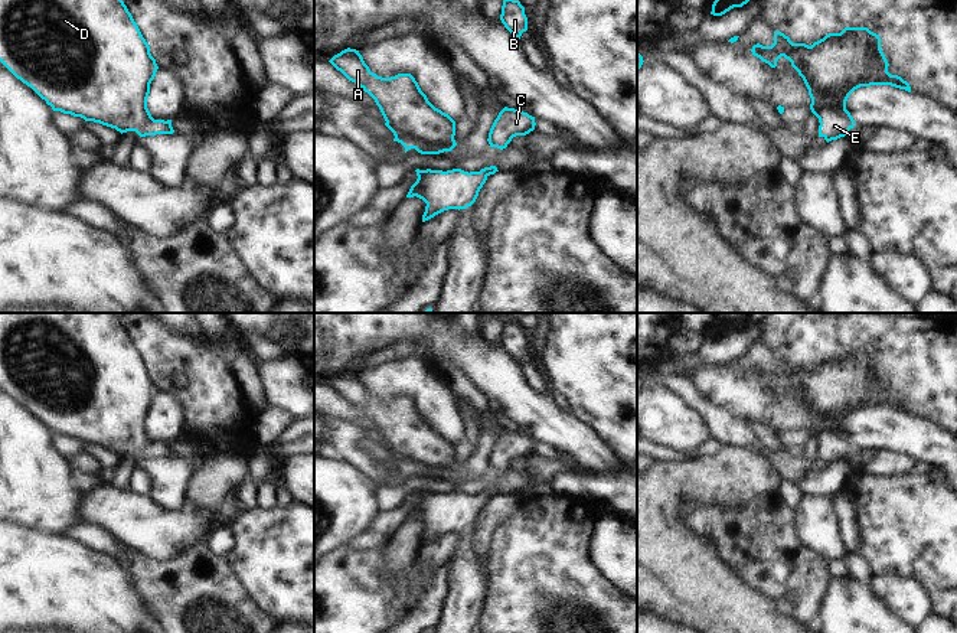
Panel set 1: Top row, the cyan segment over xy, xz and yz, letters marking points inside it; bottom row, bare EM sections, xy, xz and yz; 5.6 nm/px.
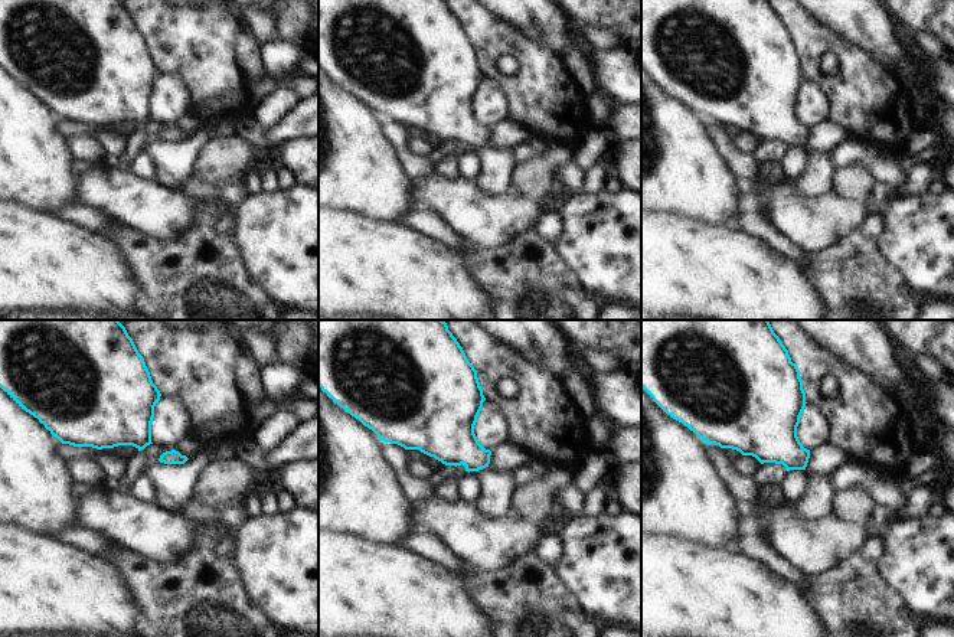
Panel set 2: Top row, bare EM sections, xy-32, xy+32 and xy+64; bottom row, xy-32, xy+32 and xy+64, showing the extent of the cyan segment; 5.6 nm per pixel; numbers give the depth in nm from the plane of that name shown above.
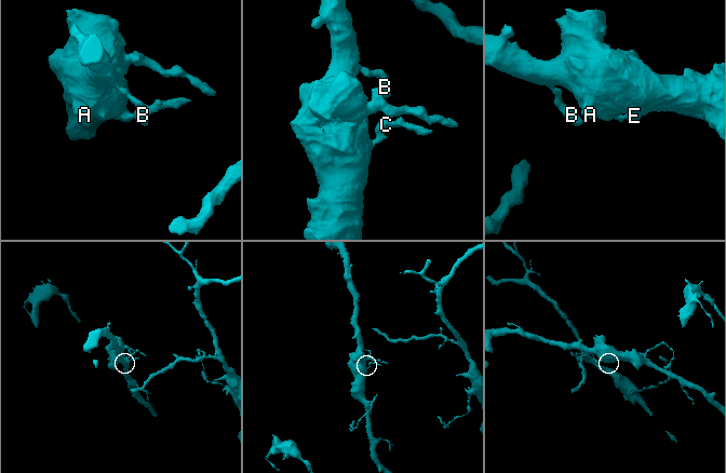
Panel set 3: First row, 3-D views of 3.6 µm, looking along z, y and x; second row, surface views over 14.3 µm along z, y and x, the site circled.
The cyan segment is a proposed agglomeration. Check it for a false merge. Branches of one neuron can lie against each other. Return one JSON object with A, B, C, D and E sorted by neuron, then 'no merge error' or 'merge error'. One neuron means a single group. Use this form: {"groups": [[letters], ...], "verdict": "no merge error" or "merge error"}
{"groups": [["A", "B", "C", "D", "E"]], "verdict": "no merge error"}

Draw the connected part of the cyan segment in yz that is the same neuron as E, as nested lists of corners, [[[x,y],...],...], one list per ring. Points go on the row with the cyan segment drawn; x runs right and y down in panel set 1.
[[[845,27],[811,46],[793,43],[784,33],[774,32],[771,46],[757,43],[751,52],[771,68],[781,56],[791,62],[809,89],[810,110],[820,123],[819,137],[827,143],[845,137],[855,127],[846,110],[846,101],[855,89],[891,85],[911,92],[907,81],[888,72],[881,37],[868,27]]]

